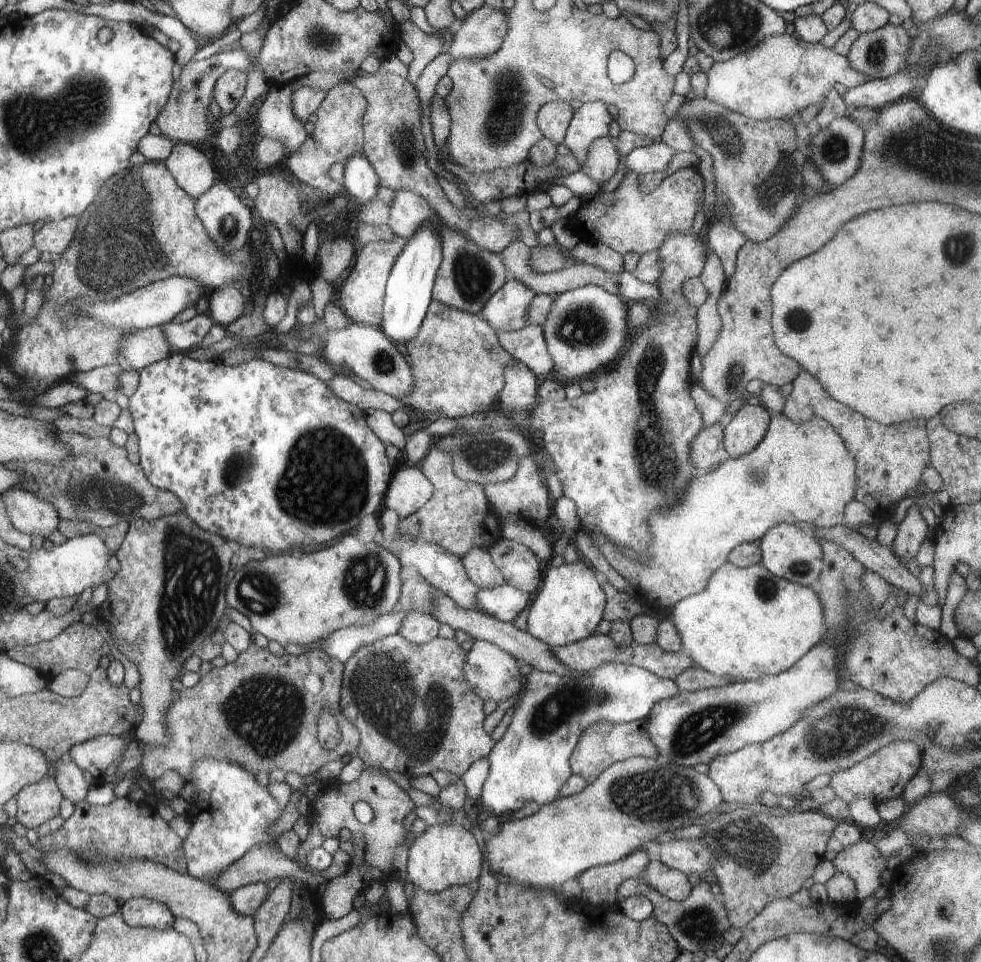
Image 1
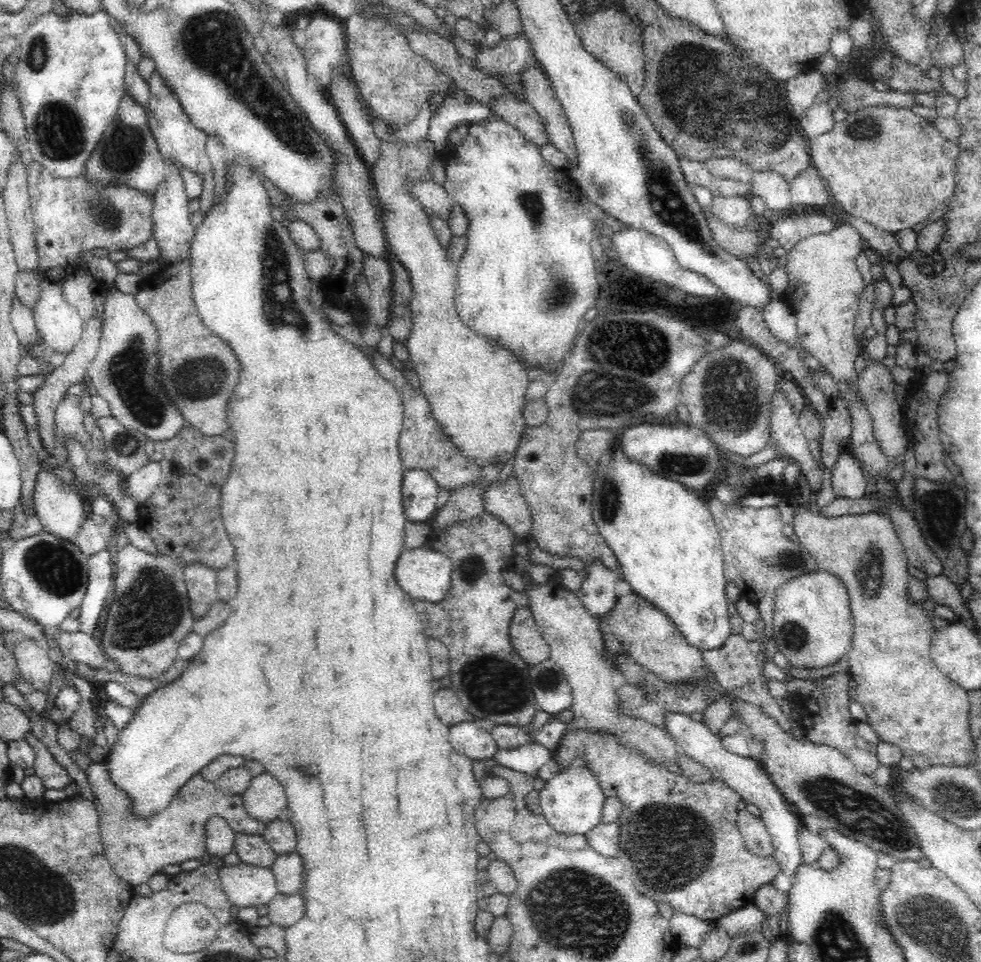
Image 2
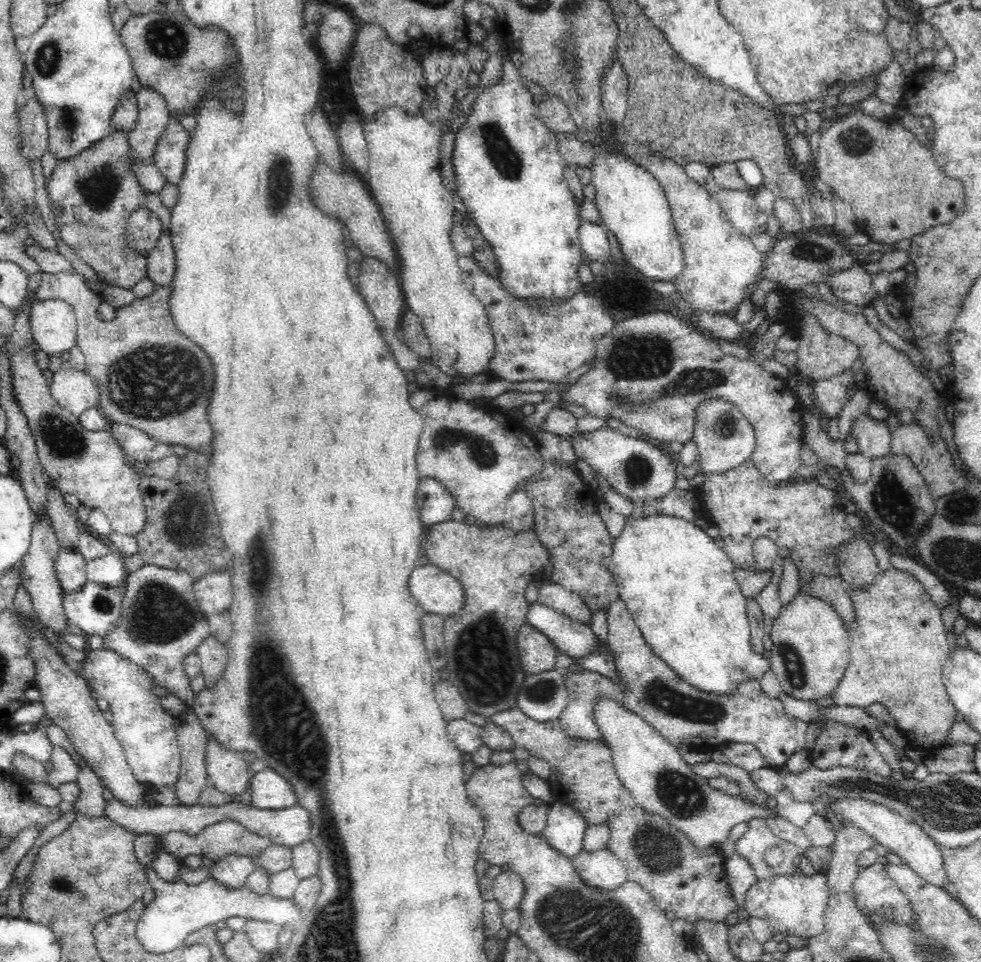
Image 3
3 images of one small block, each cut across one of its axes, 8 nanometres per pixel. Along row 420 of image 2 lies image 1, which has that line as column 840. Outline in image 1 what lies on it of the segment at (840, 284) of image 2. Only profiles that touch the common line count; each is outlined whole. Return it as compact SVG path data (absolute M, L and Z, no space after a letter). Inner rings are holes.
M865 838L853 846L847 846L831 860L835 872L847 874L857 890L857 900L873 896L873 892L883 886L881 872L887 870L887 860L881 852Z

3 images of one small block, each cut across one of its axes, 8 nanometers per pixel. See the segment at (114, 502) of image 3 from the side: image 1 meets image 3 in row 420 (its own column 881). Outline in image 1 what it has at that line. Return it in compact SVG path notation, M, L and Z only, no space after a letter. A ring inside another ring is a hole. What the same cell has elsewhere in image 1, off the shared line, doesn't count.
M885 24L875 32L861 34L849 48L847 60L853 72L861 72L867 80L883 80L907 66L909 46L907 30Z

